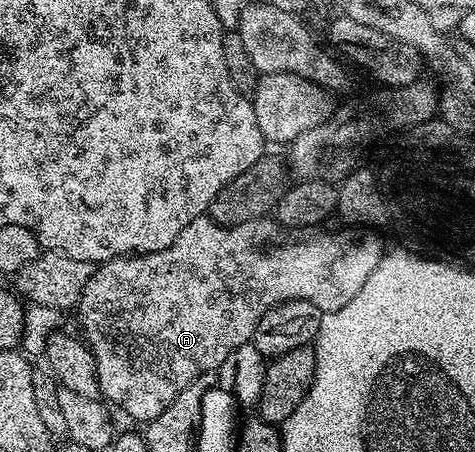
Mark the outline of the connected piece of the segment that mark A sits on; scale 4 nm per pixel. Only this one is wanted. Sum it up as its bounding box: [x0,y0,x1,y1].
[77,215,385,423]

